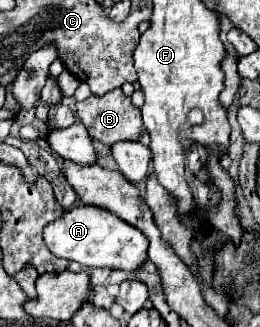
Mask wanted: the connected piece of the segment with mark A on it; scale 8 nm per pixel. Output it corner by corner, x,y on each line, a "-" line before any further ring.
74,206
66,210
58,220
44,228
44,242
48,250
64,260
76,260
88,268
112,268
124,272
138,272
148,260
146,236
98,206

